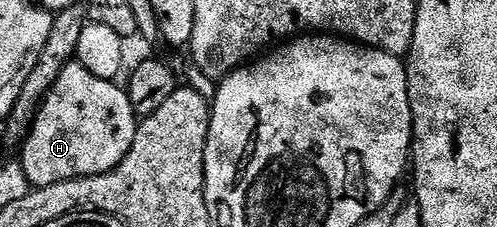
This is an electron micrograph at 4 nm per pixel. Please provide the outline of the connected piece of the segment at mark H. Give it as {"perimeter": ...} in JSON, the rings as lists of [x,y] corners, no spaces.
{"perimeter":[[[75,61],[66,63],[19,148],[18,162],[32,187],[101,175],[113,171],[130,153],[137,126],[136,111],[119,82],[94,77]]]}

